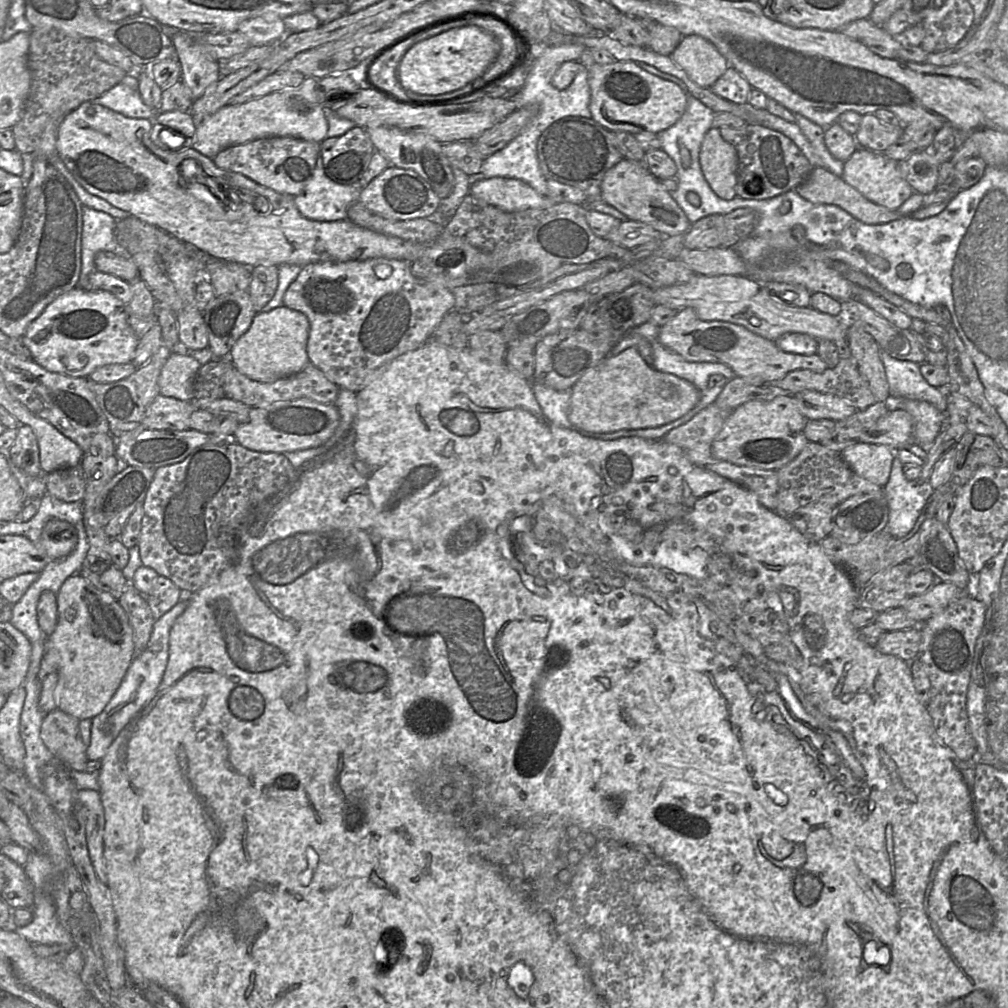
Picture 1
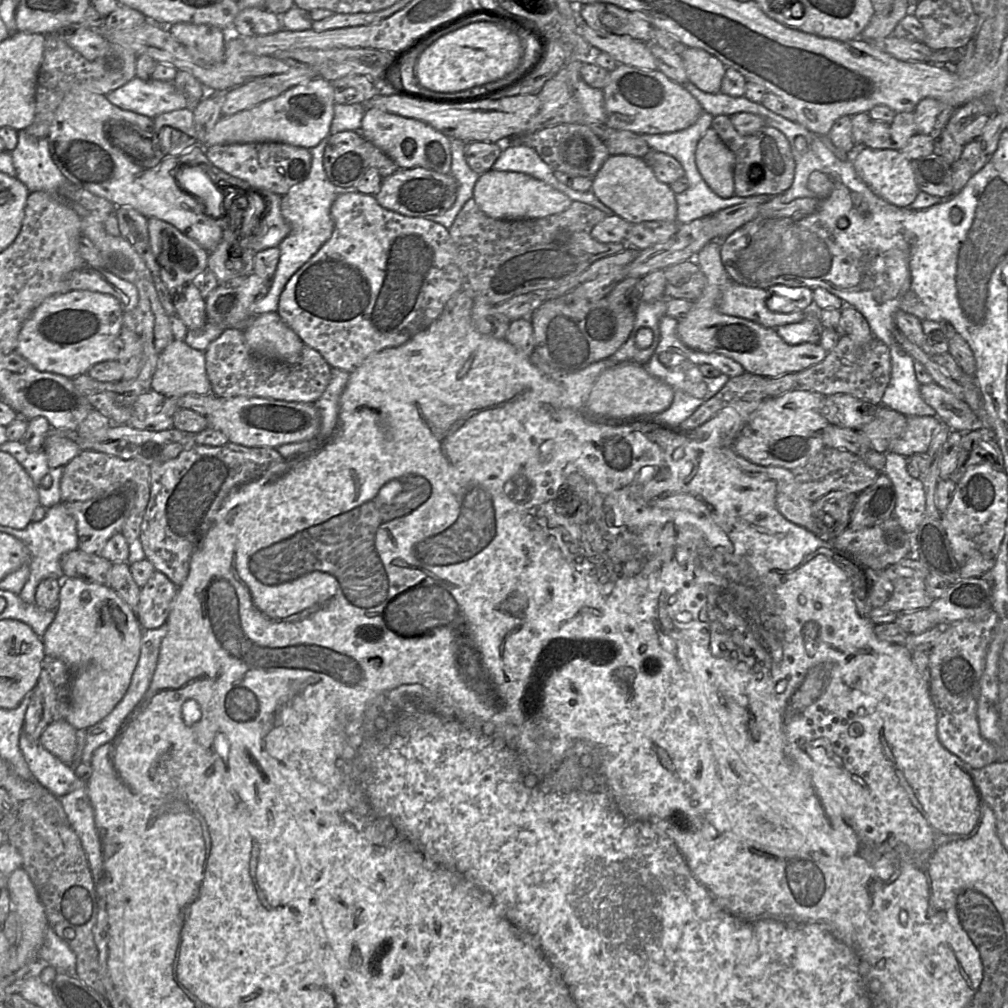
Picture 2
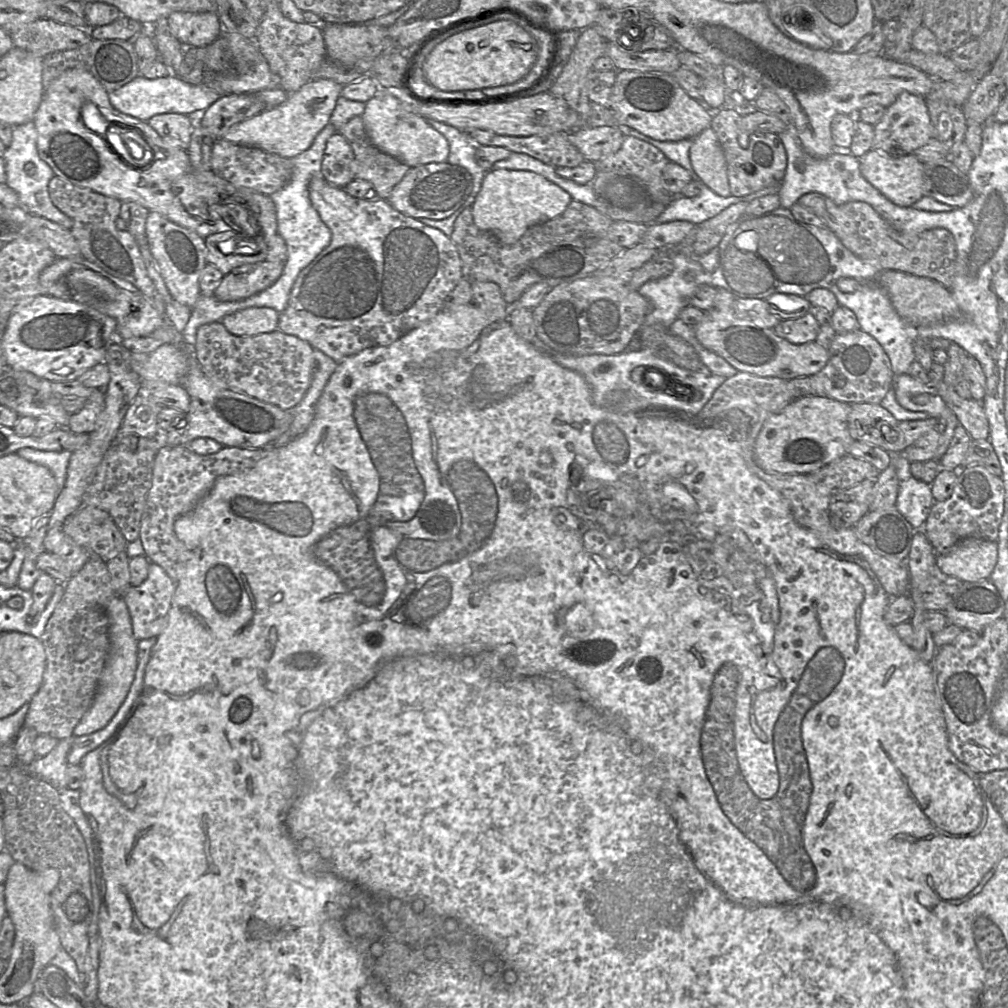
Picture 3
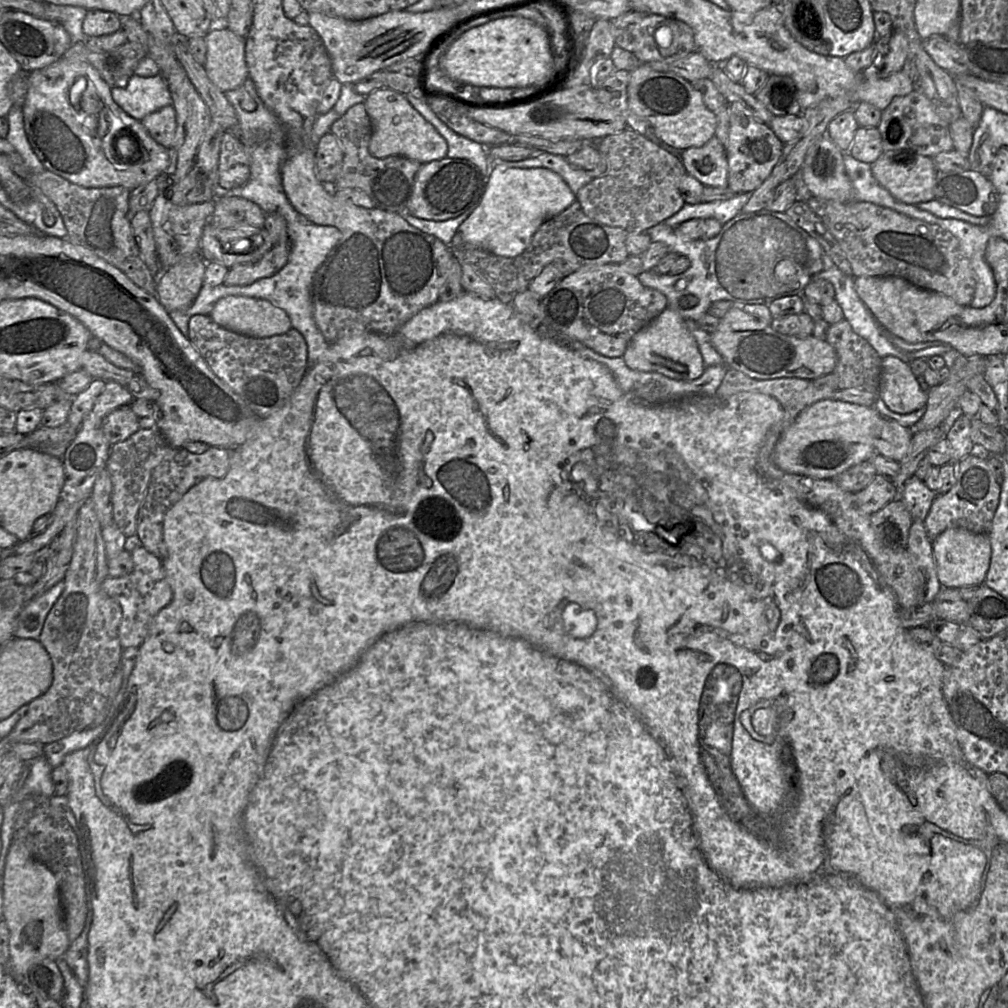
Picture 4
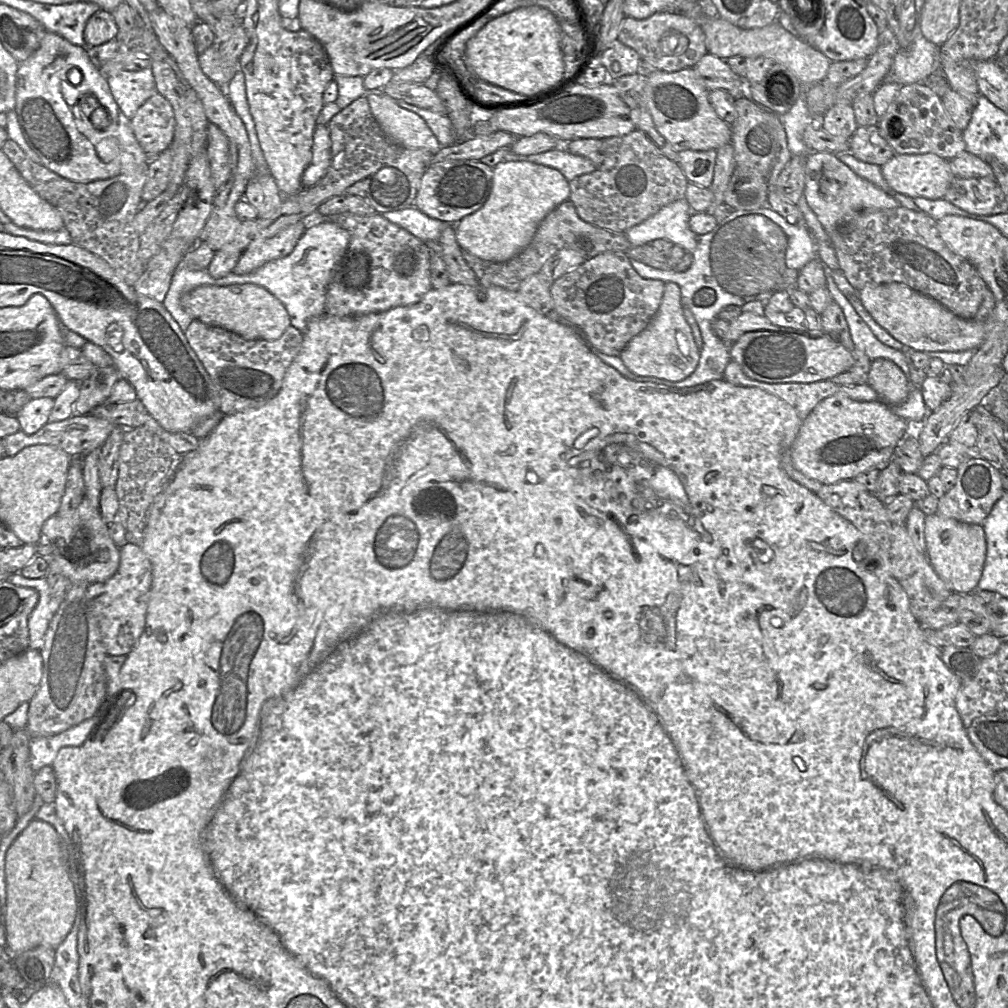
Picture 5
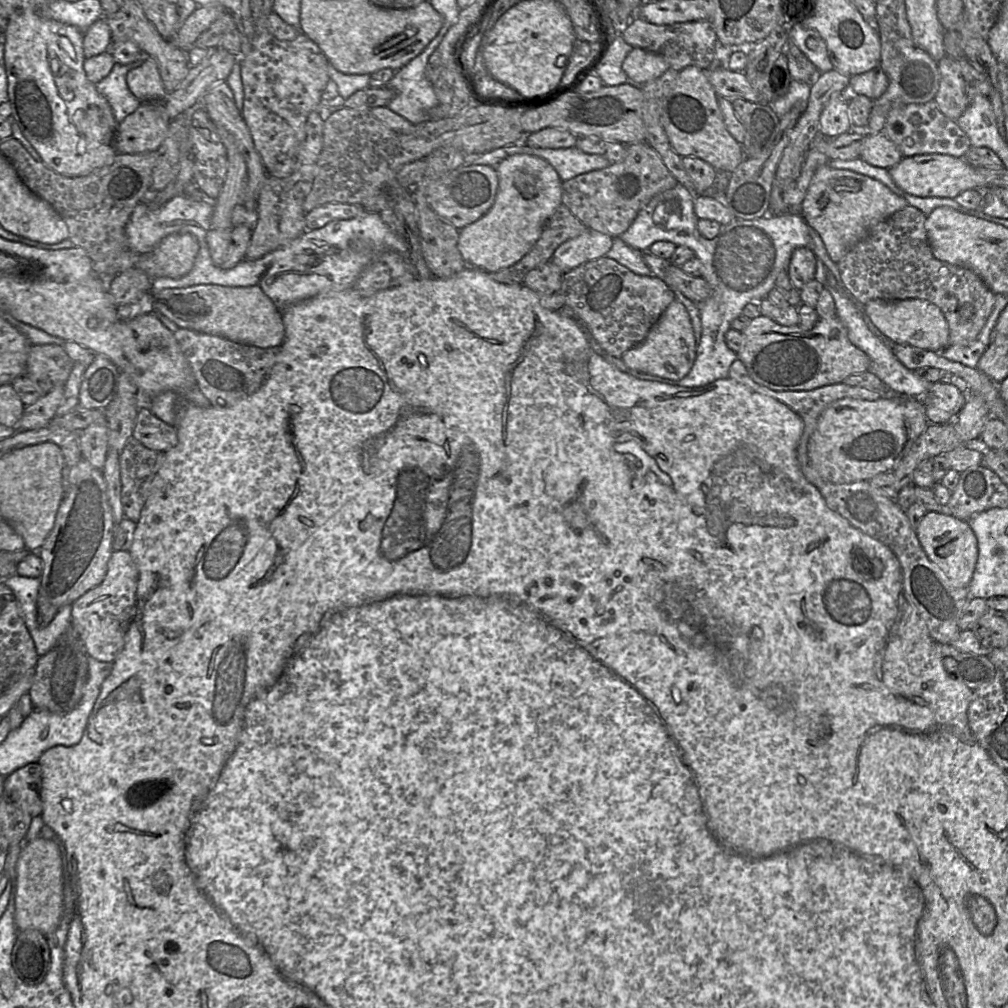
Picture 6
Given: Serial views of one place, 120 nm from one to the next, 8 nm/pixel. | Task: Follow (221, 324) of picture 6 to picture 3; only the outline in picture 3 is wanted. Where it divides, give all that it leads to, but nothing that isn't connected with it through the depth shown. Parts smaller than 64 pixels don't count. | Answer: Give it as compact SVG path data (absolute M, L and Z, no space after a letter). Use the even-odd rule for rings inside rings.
M249 307L226 315L221 323L233 335L255 336L277 330L279 314L268 307Z

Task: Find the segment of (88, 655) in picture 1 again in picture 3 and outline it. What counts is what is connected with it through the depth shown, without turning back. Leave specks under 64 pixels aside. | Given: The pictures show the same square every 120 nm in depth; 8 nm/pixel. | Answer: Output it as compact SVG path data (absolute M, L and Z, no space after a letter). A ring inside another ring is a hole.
M120 595L112 596L104 607L108 618L109 649L99 678L94 700L73 730L73 736L91 734L108 724L123 703L135 677L137 668L138 640L132 630L131 617L125 601Z

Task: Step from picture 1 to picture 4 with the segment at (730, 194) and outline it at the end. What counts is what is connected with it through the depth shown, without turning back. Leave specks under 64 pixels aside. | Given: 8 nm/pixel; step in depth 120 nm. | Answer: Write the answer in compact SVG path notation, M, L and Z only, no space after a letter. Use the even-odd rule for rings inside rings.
M716 136L701 147L681 151L680 161L686 173L704 186L728 186L728 163L726 150Z

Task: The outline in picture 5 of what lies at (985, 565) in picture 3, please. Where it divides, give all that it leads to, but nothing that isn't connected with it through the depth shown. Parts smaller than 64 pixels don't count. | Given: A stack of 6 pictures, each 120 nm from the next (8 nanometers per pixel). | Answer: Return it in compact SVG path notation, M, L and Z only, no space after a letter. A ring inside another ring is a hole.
M938 514L926 515L924 527L926 557L947 587L959 594L976 590L985 558L986 538L982 525L966 524Z

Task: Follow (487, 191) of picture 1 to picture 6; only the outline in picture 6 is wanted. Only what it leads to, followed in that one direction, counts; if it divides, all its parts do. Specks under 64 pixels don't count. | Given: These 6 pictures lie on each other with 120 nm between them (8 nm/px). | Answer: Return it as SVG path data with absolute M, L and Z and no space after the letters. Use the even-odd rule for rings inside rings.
M515 154L496 167L498 189L492 207L477 221L461 228L458 249L468 266L486 272L510 267L525 256L540 238L548 220L562 204L562 180L544 159Z

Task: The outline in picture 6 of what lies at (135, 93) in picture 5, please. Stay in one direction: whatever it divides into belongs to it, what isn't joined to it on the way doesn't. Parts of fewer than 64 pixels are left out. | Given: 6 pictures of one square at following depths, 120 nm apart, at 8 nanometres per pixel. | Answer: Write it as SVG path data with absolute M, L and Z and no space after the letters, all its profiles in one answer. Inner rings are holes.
M146 57L126 65L116 63L110 74L96 84L98 92L109 102L118 124L141 105L128 87L127 75L143 65L145 60Z

